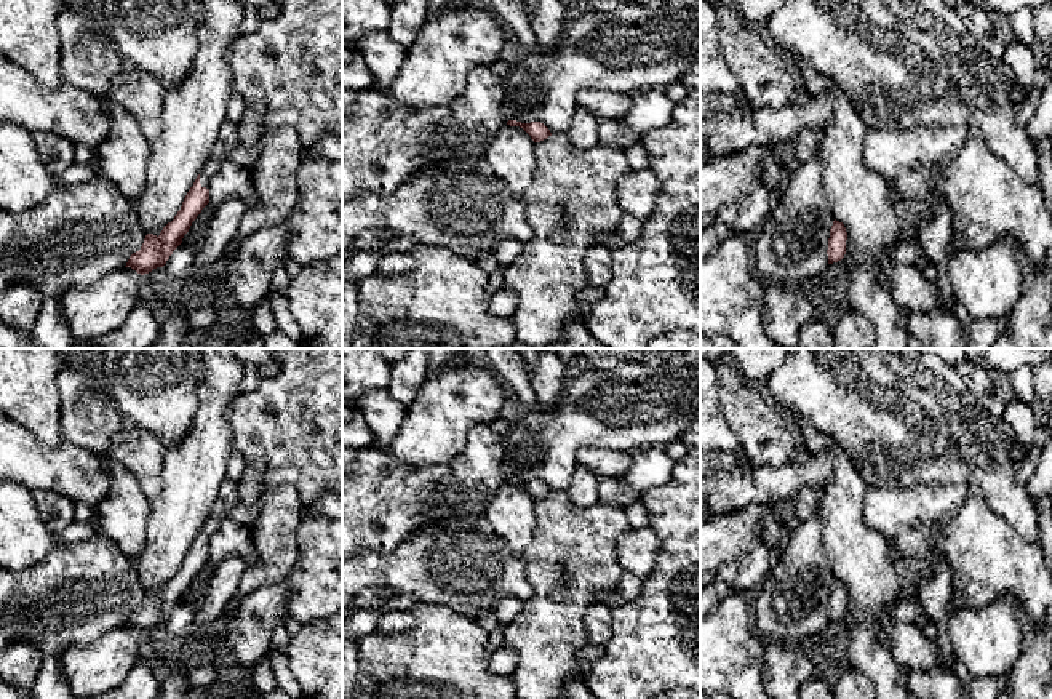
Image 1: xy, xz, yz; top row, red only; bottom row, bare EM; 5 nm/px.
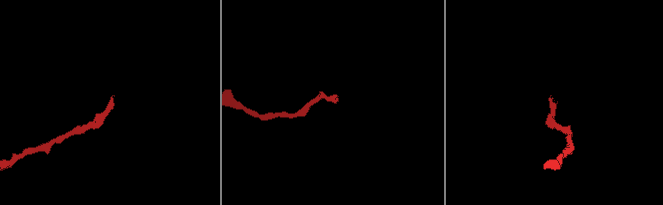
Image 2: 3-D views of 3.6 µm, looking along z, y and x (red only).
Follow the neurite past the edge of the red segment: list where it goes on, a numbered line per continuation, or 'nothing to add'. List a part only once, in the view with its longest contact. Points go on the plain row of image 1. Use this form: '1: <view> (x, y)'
1: xy (245, 517)

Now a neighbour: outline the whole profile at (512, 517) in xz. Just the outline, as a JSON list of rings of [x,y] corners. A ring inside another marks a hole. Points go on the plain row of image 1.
[[[505,483],[484,512],[494,533],[518,557],[532,541],[536,528],[534,504],[536,501],[523,486]]]

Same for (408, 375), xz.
[[[412,349],[400,361],[392,365],[389,393],[404,406],[417,397],[419,389],[428,379],[428,353],[425,349]]]

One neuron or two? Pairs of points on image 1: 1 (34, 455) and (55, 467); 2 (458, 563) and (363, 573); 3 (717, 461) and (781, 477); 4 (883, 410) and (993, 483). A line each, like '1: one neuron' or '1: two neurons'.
1: one neuron
2: one neuron
3: two neurons
4: one neuron

